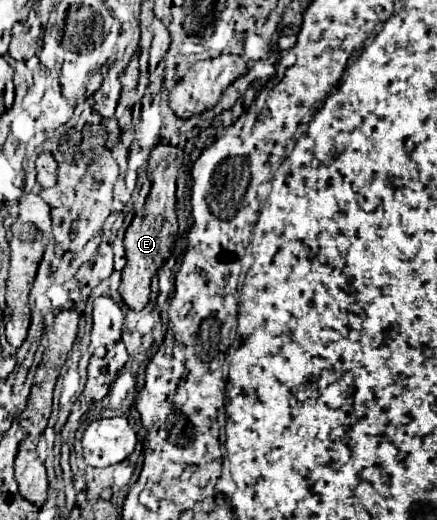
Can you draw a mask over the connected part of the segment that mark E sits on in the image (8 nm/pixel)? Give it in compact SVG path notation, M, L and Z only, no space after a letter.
M175 148L167 158L155 164L151 174L151 192L147 196L145 208L135 214L124 236L125 256L127 266L123 268L123 280L119 286L119 292L133 310L141 310L149 302L149 284L155 276L155 272L161 268L161 264L169 258L169 250L173 246L171 236L177 234L177 214L175 214L175 180L177 172L183 164L183 150Z

